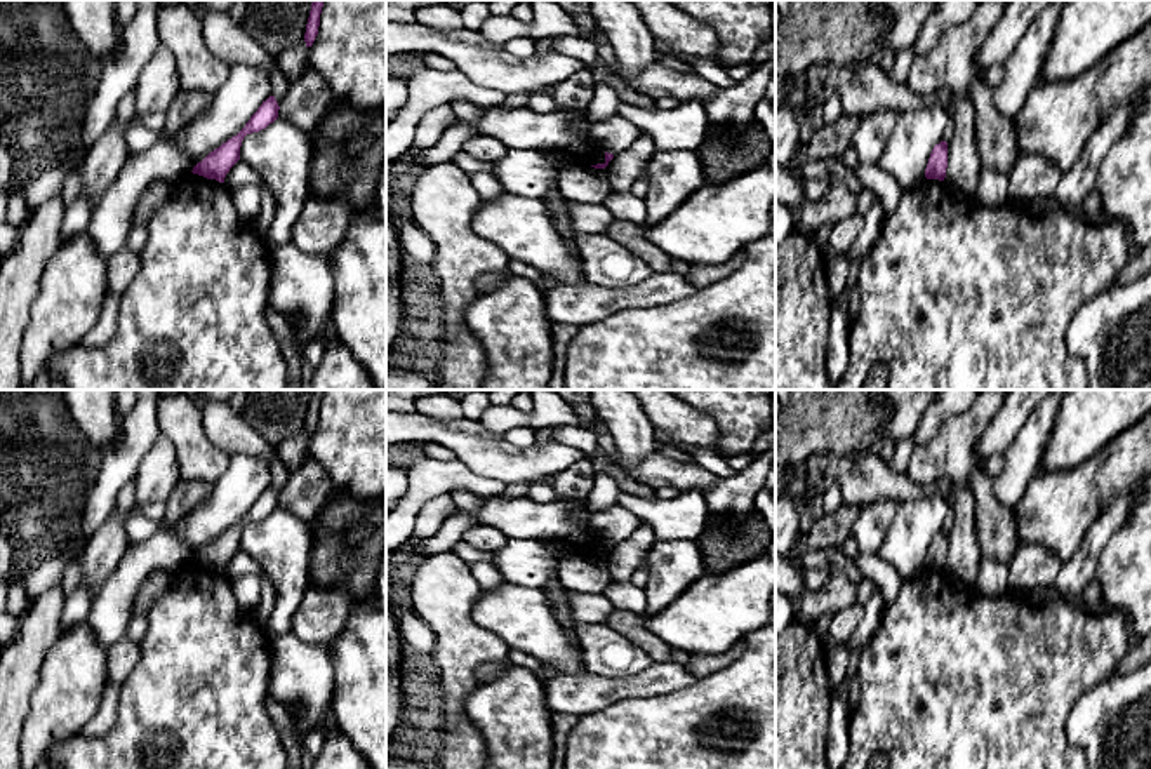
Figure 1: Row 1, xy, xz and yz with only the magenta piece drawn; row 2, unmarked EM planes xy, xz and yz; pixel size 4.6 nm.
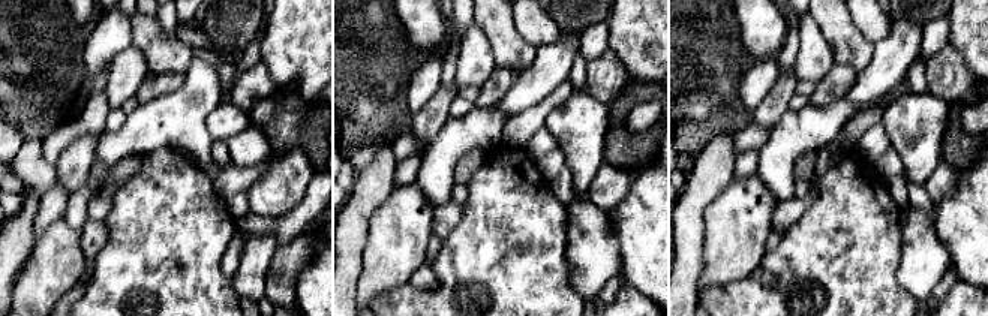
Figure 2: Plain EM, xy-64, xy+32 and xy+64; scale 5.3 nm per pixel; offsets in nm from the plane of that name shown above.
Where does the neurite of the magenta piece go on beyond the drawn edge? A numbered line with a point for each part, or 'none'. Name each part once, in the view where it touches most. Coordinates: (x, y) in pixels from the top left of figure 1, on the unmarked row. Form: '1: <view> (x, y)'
none

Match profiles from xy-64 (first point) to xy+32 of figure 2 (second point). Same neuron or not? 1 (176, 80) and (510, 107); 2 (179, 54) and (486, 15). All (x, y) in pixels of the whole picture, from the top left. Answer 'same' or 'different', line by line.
1: different
2: same

